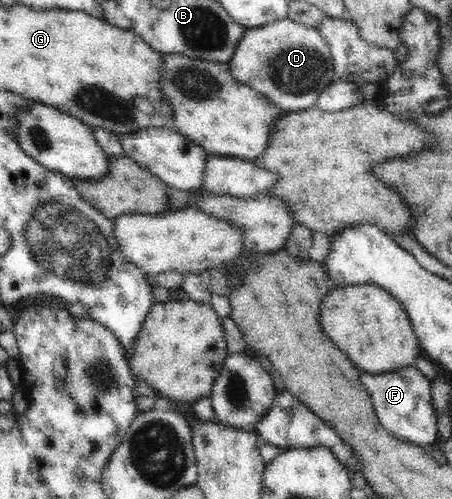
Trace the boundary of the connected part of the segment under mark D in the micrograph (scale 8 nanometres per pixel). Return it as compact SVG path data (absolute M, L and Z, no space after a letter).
M288 17L248 29L235 46L228 69L234 80L247 84L284 111L314 107L316 99L335 80L330 44L318 28L292 22Z

